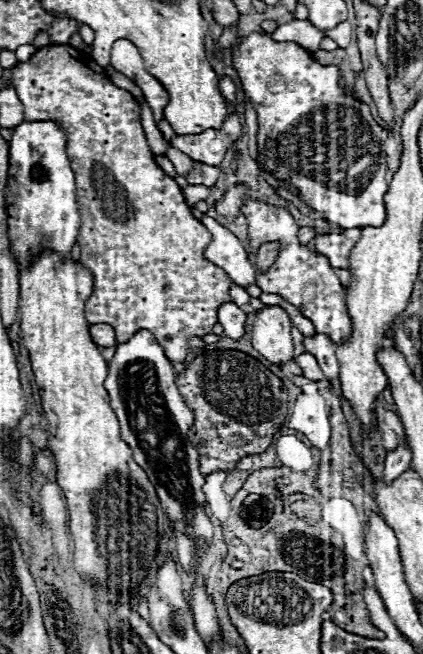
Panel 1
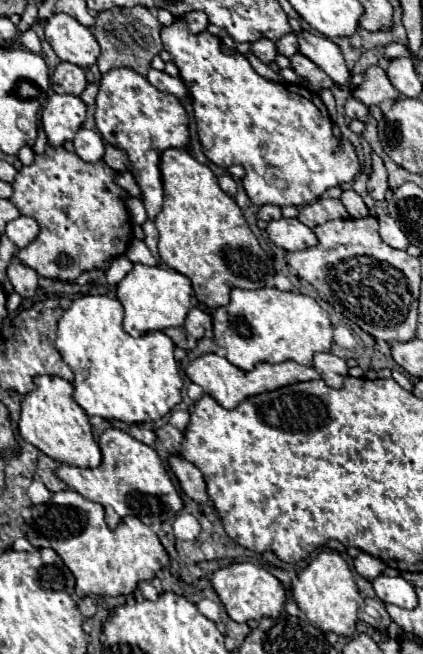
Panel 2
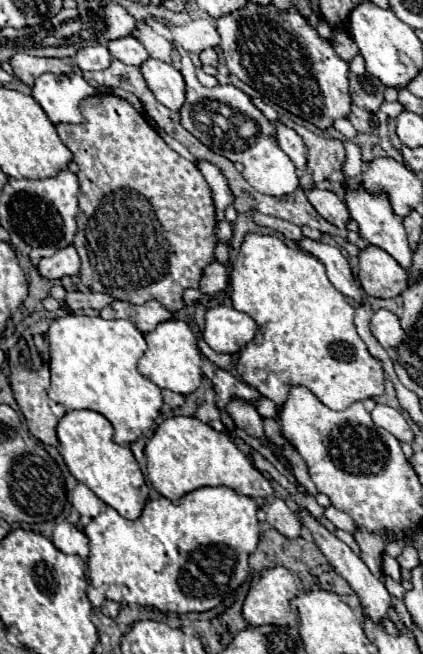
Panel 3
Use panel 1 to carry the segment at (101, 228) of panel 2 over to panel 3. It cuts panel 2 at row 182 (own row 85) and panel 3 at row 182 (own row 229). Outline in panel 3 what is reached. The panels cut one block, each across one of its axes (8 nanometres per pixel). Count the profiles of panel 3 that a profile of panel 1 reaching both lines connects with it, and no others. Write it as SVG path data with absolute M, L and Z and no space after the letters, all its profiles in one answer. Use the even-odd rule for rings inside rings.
M94 94L88 96L80 102L80 112L84 116L84 122L80 124L58 124L58 136L64 142L66 148L70 148L70 152L74 154L74 162L78 164L78 180L80 180L80 194L78 194L78 204L80 210L86 214L88 218L88 226L84 230L86 240L90 250L96 256L96 270L100 274L100 282L106 288L106 294L110 294L116 300L124 300L130 304L144 304L148 300L158 300L168 312L178 312L184 308L184 290L186 288L198 288L198 282L202 278L202 270L214 262L214 246L216 246L216 236L214 236L214 226L216 226L216 218L214 218L214 204L212 204L212 192L204 180L204 176L200 174L200 170L188 162L186 158L182 158L178 152L174 152L160 136L158 132L122 98L114 96L114 94ZM142 200L148 200L150 206L144 206ZM122 240L126 242L126 258L122 260L122 256L118 258L118 250L122 248Z

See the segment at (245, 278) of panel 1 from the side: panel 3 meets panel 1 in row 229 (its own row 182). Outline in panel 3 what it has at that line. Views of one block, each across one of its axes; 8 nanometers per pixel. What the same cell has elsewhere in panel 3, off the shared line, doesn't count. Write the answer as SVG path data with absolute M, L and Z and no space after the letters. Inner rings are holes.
M200 162L198 168L200 168L202 176L206 178L210 190L212 190L212 198L214 198L214 206L216 206L216 220L224 220L226 206L234 202L234 196L232 196L230 188L228 188L228 182L224 180L222 172L214 164Z

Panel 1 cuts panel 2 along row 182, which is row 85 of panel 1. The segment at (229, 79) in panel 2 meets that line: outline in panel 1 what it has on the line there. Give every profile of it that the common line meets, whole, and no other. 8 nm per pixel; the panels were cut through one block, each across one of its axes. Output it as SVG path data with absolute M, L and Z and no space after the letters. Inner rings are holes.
M250 34L242 44L238 44L232 52L234 68L242 80L242 88L252 102L256 114L258 114L258 158L256 162L264 168L264 172L272 174L278 180L288 180L294 188L300 190L302 200L316 212L322 212L330 224L340 224L340 228L364 228L364 226L382 226L386 222L386 208L384 208L384 194L388 192L388 182L386 182L386 164L384 164L384 154L382 154L382 144L388 138L388 130L378 126L376 120L372 118L370 110L366 104L360 100L354 100L340 78L340 70L336 66L322 66L318 64L310 52L300 48L296 42L276 42L266 34Z

